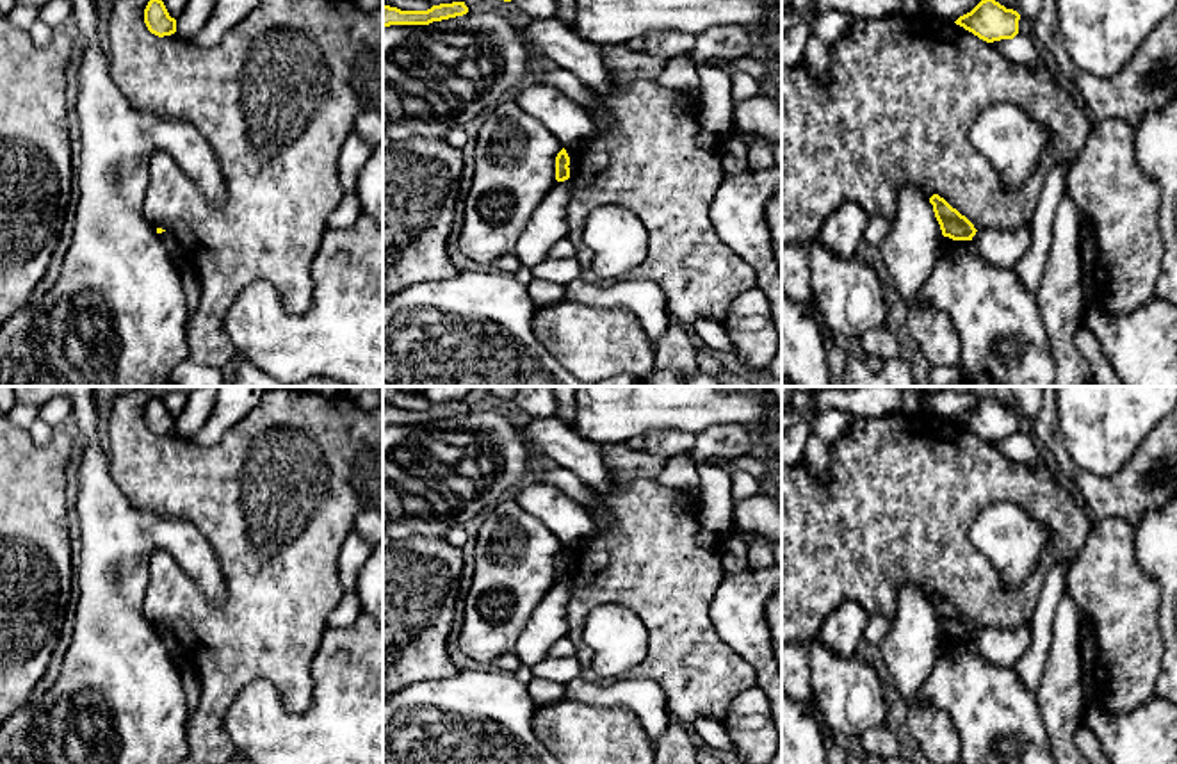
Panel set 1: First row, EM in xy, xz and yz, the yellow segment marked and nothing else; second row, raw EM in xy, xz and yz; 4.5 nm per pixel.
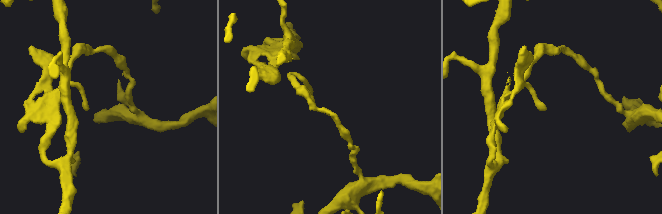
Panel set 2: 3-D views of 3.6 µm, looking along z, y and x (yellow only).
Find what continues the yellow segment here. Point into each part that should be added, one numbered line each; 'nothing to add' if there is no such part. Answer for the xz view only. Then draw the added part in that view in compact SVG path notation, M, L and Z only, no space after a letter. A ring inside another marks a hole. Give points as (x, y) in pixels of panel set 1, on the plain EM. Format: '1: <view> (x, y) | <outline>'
nothing to add

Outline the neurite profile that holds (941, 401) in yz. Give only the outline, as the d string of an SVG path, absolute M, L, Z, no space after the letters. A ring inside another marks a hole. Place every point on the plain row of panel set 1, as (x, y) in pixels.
M933 386L929 392L919 394L921 411L947 420L956 420L970 411L981 399L970 392L954 392L947 386Z

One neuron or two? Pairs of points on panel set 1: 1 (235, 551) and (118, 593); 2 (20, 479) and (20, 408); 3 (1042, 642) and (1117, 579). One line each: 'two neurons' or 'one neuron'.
1: two neurons
2: two neurons
3: two neurons

